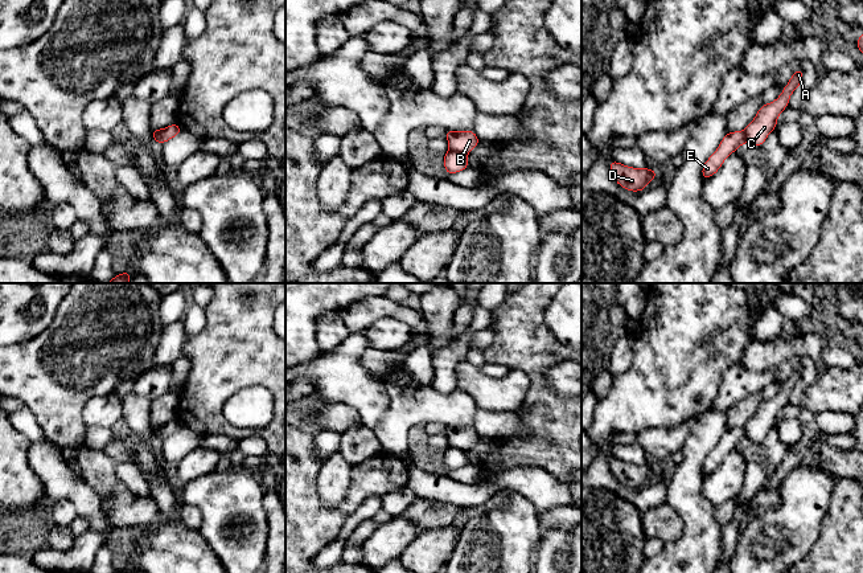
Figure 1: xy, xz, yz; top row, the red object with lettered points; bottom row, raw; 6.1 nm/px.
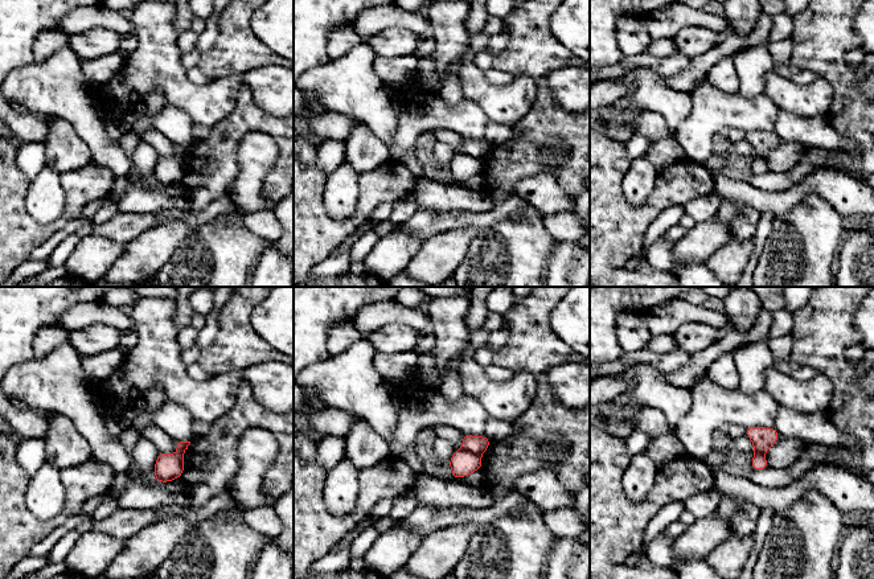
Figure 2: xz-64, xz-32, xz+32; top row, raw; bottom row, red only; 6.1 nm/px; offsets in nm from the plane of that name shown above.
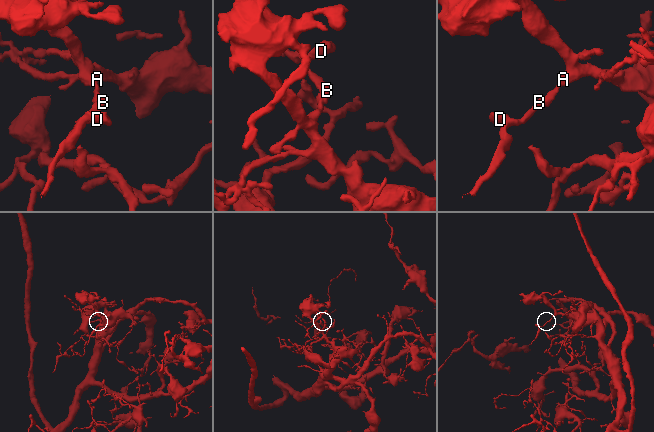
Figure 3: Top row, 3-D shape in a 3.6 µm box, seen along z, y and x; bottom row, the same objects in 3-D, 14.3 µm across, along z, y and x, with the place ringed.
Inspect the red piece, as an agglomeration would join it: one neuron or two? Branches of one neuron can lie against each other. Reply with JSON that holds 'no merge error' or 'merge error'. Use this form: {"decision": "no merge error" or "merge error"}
{"decision": "merge error"}

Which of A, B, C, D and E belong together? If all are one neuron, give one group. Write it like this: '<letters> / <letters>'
A C / B D E

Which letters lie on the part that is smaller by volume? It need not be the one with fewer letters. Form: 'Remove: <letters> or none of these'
Remove: B, D, E

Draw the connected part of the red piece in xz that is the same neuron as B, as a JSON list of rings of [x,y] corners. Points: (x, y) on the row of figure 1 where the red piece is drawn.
[[[447,130],[445,139],[451,150],[460,152],[463,155],[468,155],[480,143],[480,139],[477,138],[473,130],[469,131]]]

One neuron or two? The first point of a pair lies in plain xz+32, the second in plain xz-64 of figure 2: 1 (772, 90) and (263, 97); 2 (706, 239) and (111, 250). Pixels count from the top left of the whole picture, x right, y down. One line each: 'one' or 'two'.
1: one
2: one

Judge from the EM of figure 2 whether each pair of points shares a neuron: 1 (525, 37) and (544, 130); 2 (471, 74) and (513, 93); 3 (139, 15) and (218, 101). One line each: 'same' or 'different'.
1: same
2: same
3: same

